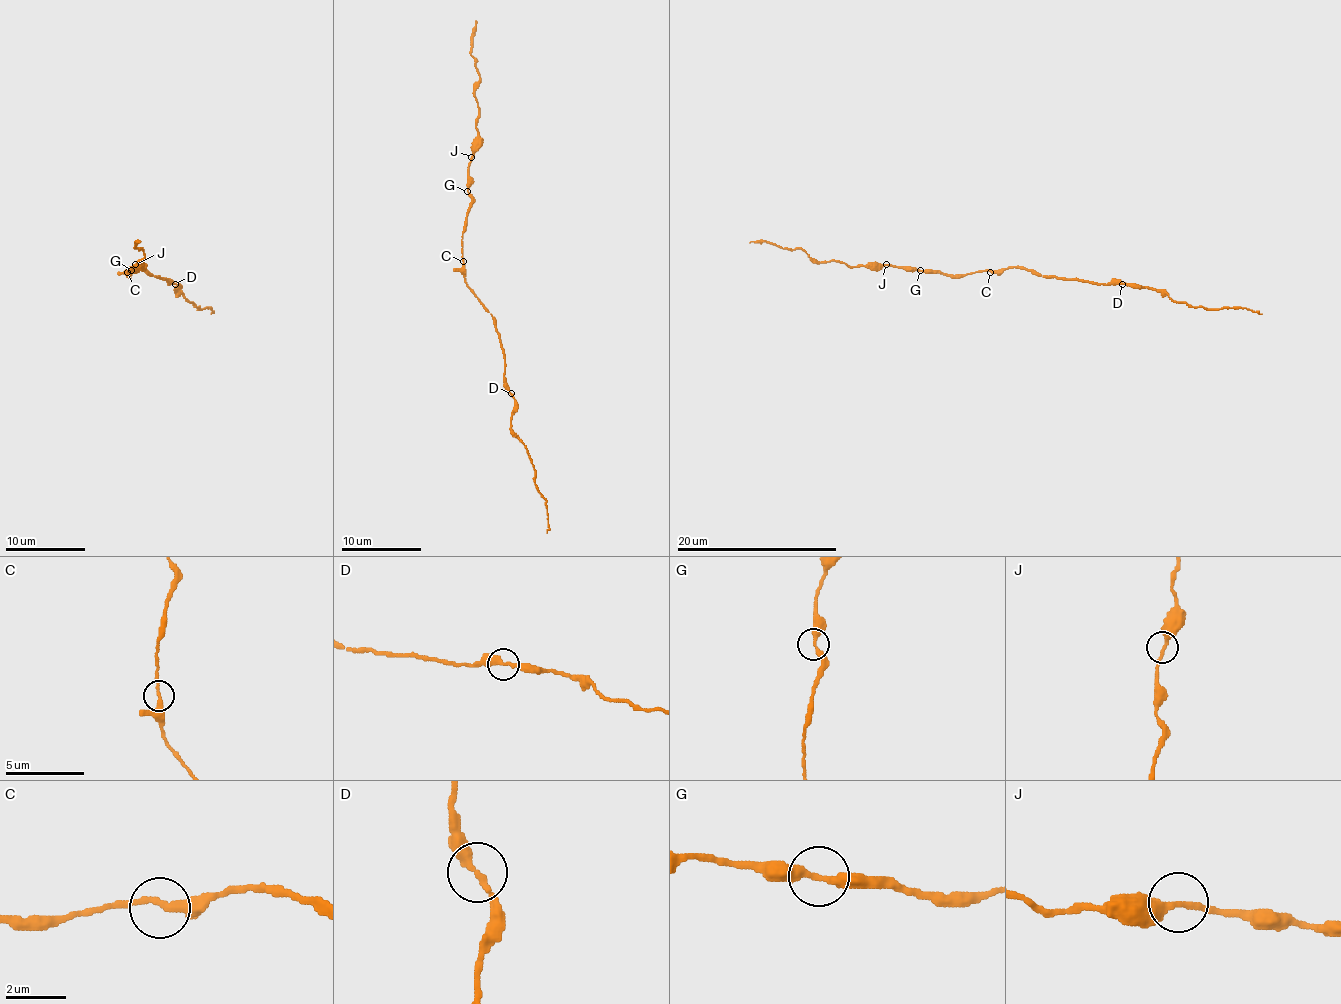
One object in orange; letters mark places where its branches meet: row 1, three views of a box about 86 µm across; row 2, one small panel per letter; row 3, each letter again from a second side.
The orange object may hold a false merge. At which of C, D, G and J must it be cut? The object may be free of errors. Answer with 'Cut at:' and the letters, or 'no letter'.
Cut at: no letter

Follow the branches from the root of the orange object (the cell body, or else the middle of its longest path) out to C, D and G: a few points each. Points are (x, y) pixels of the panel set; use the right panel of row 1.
C: (1012, 266), (990, 272)
D: (1012, 266), (1022, 266), (1042, 276), (1122, 284)
G: (1012, 266), (954, 276), (920, 270)

